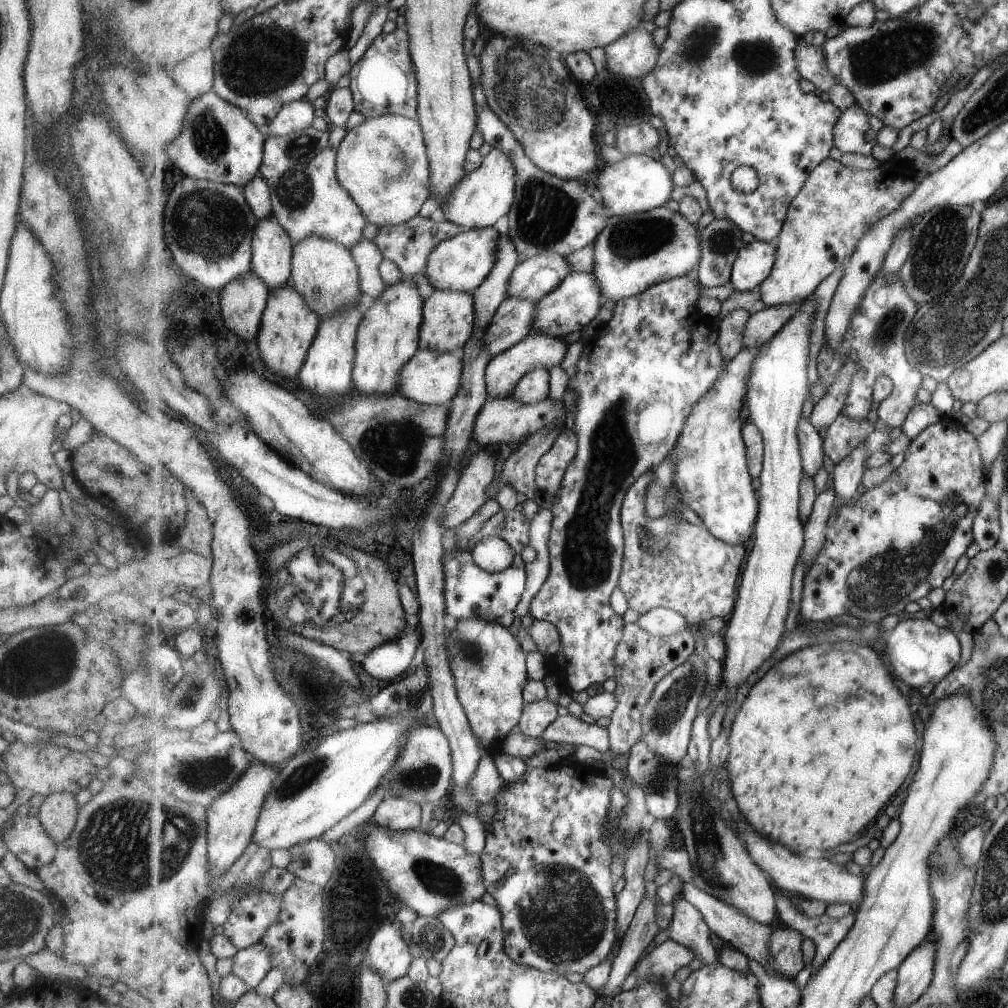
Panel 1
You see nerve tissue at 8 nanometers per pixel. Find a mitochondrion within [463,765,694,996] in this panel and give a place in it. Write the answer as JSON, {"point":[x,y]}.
{"point":[561,911]}

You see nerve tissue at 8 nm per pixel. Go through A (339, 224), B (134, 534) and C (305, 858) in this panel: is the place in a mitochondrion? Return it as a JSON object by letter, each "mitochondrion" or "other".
{"A":"other","B":"other","C":"mitochondrion"}

